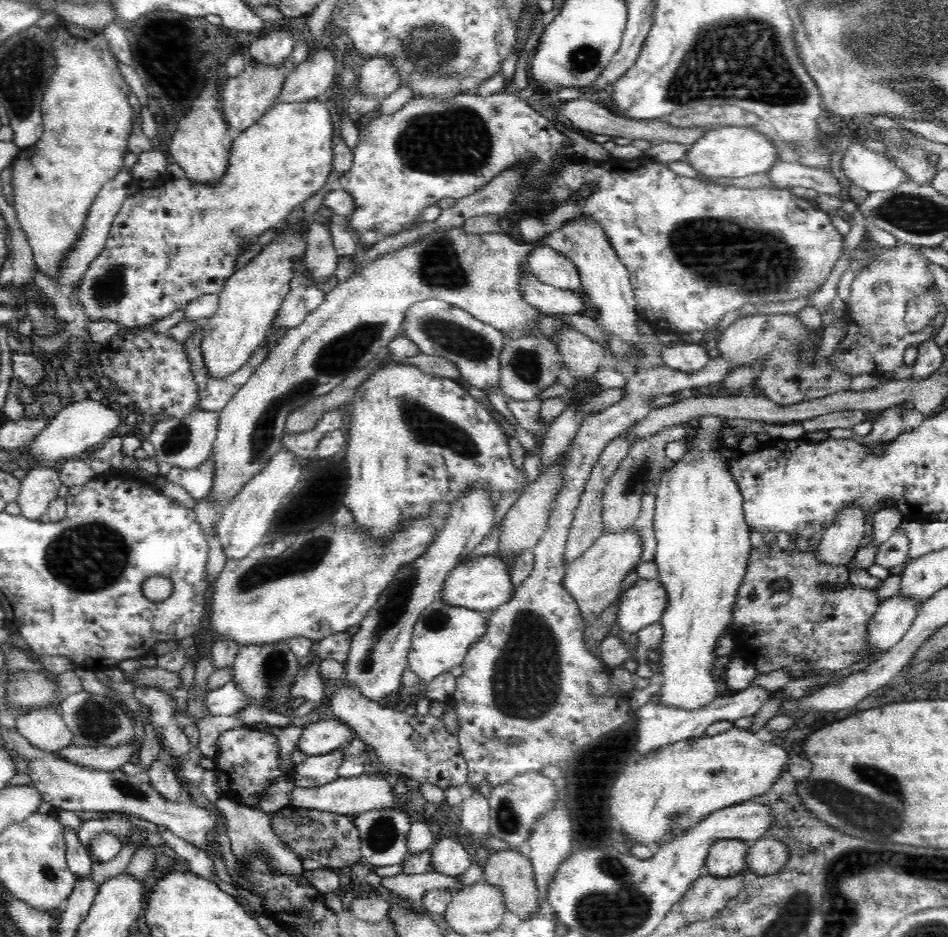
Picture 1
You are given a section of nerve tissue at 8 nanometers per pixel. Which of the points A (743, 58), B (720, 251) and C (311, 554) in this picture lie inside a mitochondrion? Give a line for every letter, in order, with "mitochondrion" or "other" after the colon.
A: mitochondrion
B: mitochondrion
C: mitochondrion

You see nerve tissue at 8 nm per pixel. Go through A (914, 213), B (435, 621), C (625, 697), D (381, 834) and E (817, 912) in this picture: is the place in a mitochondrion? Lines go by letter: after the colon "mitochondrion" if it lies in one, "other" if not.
A: mitochondrion
B: mitochondrion
C: other
D: mitochondrion
E: mitochondrion

